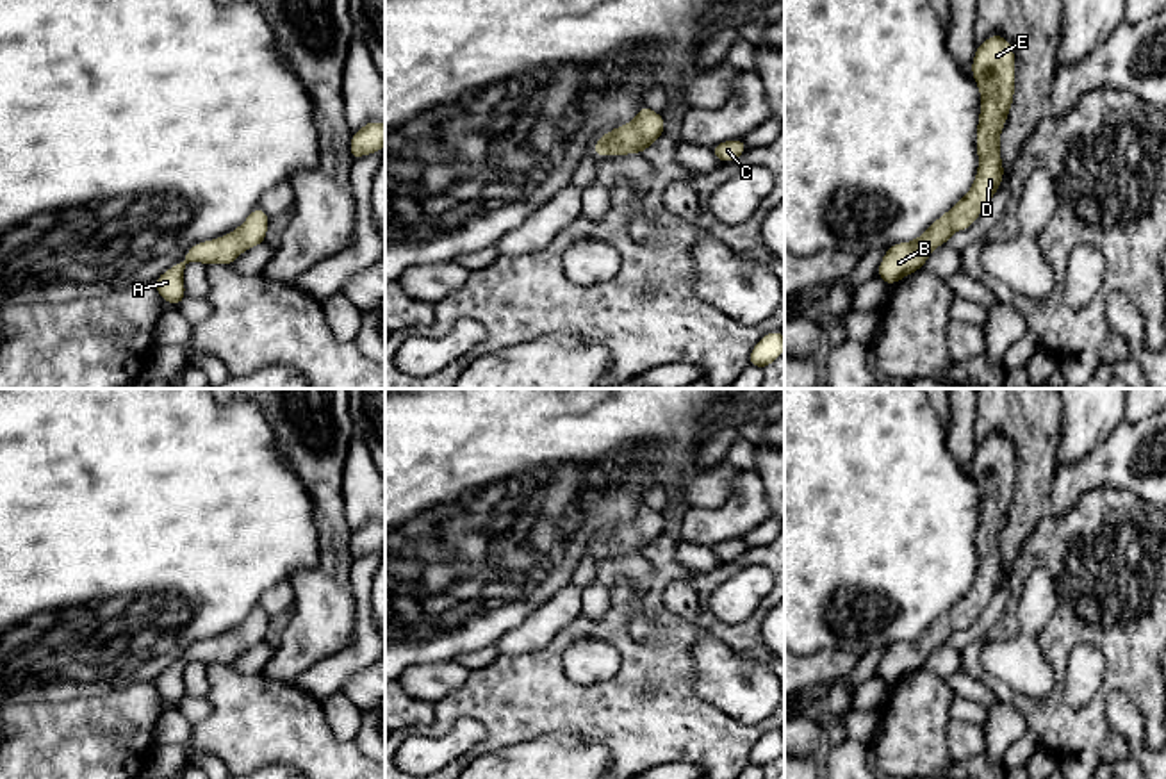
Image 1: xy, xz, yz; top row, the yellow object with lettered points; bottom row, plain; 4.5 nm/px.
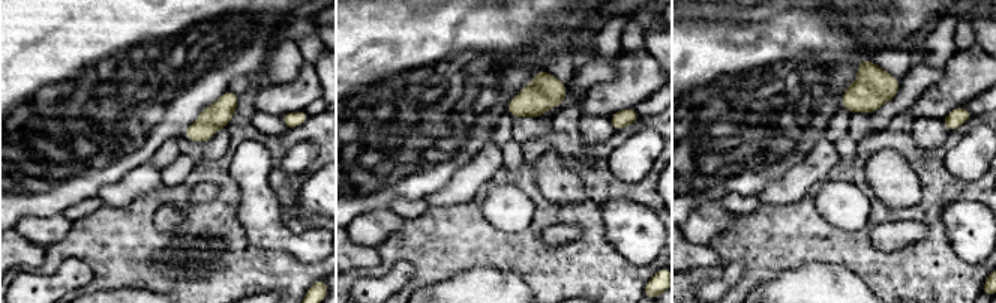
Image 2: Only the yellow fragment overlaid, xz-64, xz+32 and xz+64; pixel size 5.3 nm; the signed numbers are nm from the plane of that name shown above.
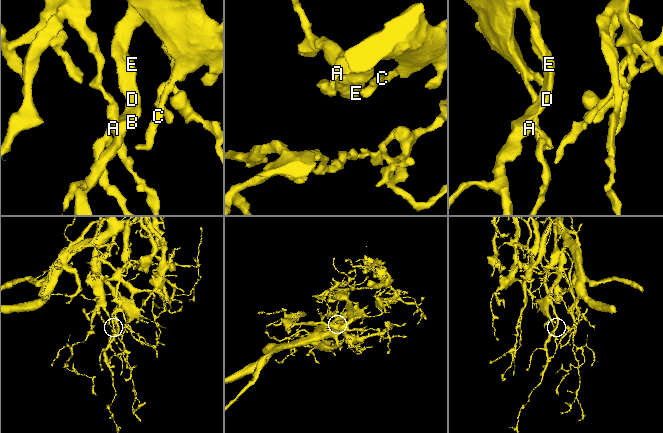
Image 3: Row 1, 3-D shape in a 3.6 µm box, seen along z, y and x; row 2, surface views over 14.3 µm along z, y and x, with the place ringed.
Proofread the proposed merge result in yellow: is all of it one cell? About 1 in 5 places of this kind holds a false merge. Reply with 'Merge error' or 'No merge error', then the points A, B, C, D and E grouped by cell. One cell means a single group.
No merge error. Groups: A B C D E

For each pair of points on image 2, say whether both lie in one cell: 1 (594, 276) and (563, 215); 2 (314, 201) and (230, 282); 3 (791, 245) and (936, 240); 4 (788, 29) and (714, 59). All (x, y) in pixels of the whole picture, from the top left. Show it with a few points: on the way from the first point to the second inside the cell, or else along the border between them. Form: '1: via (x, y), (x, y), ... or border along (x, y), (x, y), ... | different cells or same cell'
1: via (591, 258), (591, 231), (581, 221) | same cell
2: border along (312, 174), (302, 185), (296, 206) | different cells
3: via (827, 245), (852, 249), (866, 261), (900, 261) | same cell
4: via (770, 47), (758, 59), (732, 59) | same cell

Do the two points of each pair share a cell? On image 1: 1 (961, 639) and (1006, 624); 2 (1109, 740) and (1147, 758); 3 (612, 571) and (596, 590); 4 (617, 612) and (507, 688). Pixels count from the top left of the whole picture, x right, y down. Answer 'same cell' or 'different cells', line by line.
1: different cells
2: different cells
3: different cells
4: same cell

